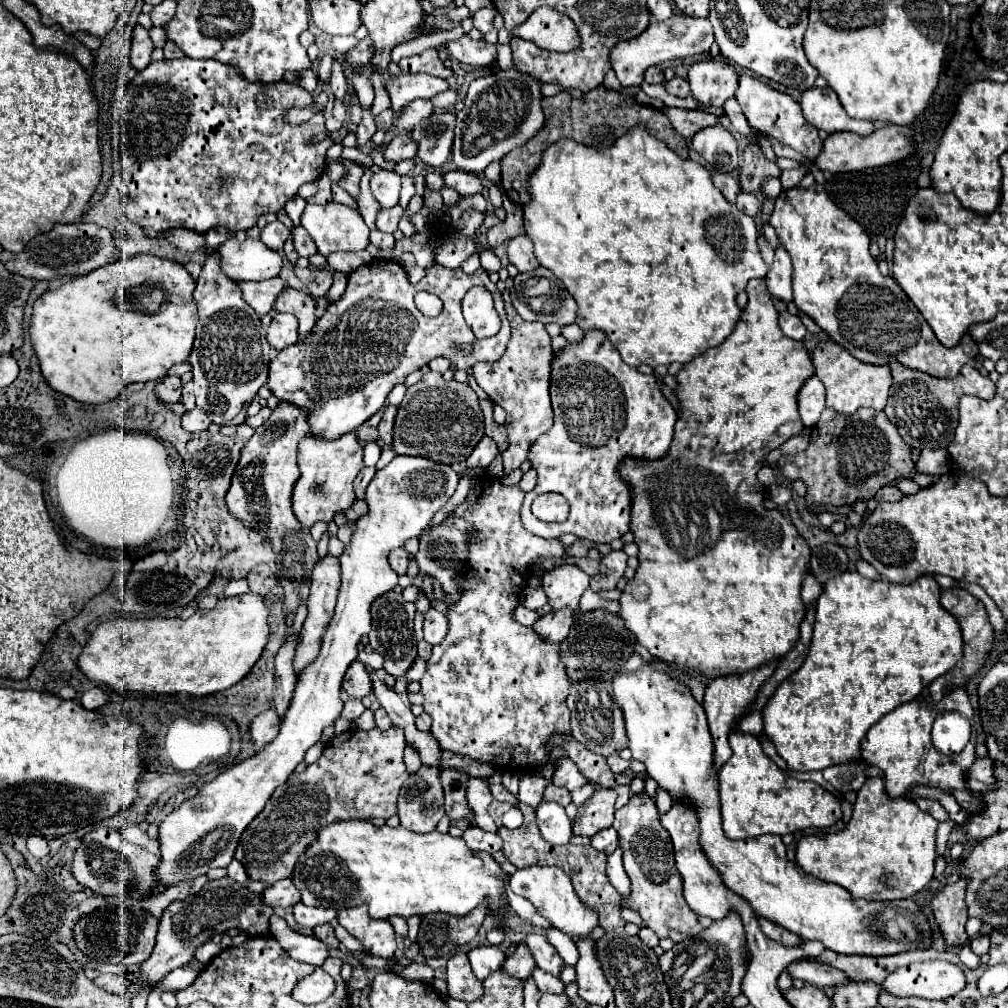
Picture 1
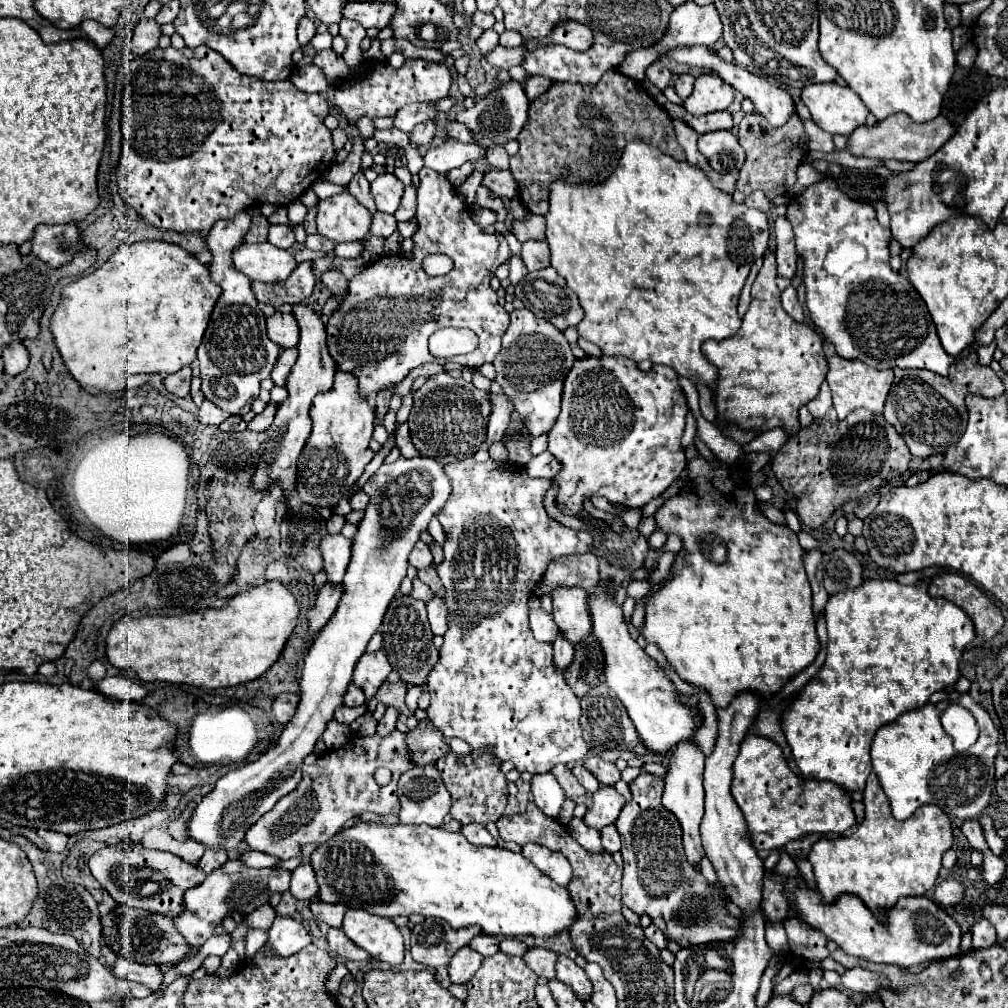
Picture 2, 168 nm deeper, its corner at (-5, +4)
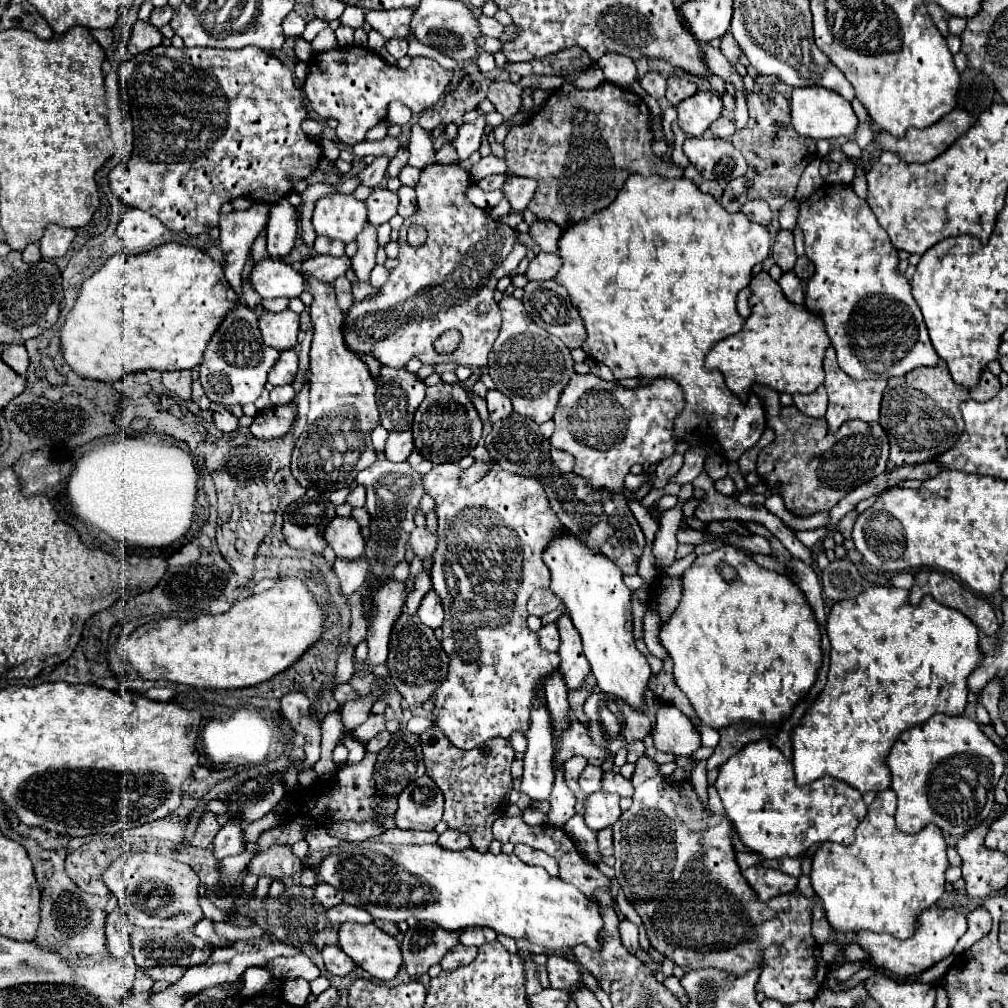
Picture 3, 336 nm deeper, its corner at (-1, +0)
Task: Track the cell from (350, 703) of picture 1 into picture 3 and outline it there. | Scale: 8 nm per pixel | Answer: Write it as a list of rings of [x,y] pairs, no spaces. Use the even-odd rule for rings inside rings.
[[[337,684],[333,688],[333,698],[337,702],[347,702],[347,700],[353,700],[353,698],[359,698],[359,696],[357,696],[357,692],[349,684]]]

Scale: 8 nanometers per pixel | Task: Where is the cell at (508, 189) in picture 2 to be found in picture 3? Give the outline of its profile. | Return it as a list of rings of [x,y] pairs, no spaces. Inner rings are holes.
[[[511,176],[503,184],[503,192],[509,198],[511,208],[519,210],[519,212],[523,212],[527,208],[535,190],[537,190],[537,182],[531,178],[523,178],[523,176]]]

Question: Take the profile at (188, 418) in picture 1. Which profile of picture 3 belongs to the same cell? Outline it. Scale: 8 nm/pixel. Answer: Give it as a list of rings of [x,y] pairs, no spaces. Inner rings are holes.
[[[219,406],[219,410],[213,414],[213,422],[223,432],[233,432],[239,428],[239,418],[233,416],[225,406]]]

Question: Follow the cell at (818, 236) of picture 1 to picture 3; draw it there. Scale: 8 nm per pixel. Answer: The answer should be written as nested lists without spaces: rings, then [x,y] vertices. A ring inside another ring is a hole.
[[[825,184],[801,204],[797,224],[805,234],[805,254],[815,266],[805,288],[805,306],[821,314],[831,344],[837,350],[839,368],[855,380],[869,380],[905,376],[919,366],[937,366],[939,356],[931,346],[921,310],[911,296],[911,284],[897,268],[897,250],[877,218],[873,218],[867,202],[847,184]]]

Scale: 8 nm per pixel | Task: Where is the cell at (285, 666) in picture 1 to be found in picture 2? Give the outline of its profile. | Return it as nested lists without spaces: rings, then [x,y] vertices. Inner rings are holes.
[[[325,584],[315,600],[315,606],[307,612],[307,620],[309,620],[309,636],[315,638],[317,632],[325,626],[325,622],[333,616],[337,602],[341,598],[341,586],[329,586]]]

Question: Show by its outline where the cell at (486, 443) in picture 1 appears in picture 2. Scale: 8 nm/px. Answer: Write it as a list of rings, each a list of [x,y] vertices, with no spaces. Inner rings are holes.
[[[489,394],[489,398],[491,398],[491,416],[489,416],[489,430],[485,440],[487,446],[501,442],[509,426],[509,414],[513,412],[513,404],[507,400],[505,394],[499,394],[499,396]]]

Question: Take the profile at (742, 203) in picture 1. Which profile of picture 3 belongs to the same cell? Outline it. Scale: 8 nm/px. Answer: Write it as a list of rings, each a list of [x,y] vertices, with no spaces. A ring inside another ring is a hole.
[[[751,200],[751,202],[747,202],[741,212],[743,212],[749,220],[753,220],[753,222],[757,222],[757,224],[761,224],[761,226],[769,226],[769,224],[773,222],[773,216],[775,216],[775,214],[771,212],[769,204],[767,204],[767,202],[761,202],[761,200]]]

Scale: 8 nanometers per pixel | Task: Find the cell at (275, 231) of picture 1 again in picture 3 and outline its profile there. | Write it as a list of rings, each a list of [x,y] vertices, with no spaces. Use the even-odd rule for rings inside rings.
[[[287,198],[271,206],[271,216],[267,224],[267,250],[271,258],[281,258],[289,254],[297,238],[297,208],[289,204]]]

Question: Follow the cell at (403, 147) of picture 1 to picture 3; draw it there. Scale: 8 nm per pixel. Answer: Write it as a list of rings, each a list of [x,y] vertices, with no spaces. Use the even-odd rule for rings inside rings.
[[[427,110],[427,112],[423,112],[423,114],[419,116],[419,124],[421,124],[427,132],[431,132],[431,130],[435,130],[435,128],[441,124],[441,114],[439,114],[437,110]]]

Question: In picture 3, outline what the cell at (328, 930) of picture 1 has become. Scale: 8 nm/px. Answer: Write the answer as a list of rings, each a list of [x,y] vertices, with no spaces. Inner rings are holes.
[[[337,944],[325,946],[321,954],[323,954],[327,970],[335,976],[349,976],[355,970],[353,962],[349,962],[349,958],[345,958],[345,952]]]

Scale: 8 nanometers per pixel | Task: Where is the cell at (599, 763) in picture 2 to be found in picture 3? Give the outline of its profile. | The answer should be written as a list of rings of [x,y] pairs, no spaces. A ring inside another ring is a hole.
[[[605,772],[603,774],[603,790],[605,792],[615,792],[619,796],[633,796],[631,780],[623,778],[619,772]]]

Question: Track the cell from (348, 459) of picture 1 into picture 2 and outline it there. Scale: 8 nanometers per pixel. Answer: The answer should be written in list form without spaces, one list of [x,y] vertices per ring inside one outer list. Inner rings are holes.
[[[335,372],[333,388],[313,400],[309,416],[313,430],[299,458],[297,492],[301,502],[313,508],[331,508],[373,460],[369,440],[375,428],[375,408],[357,396],[357,382],[351,374]]]

